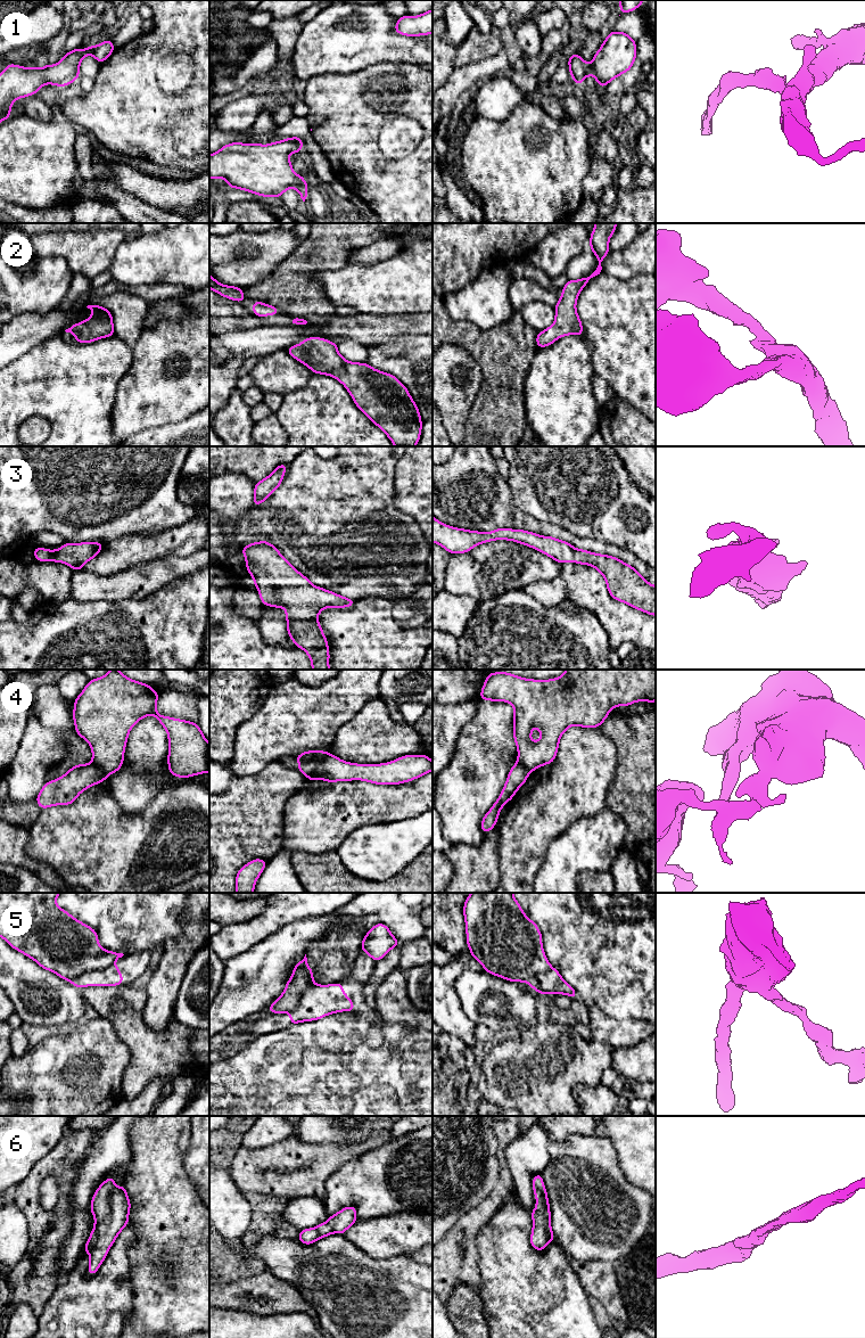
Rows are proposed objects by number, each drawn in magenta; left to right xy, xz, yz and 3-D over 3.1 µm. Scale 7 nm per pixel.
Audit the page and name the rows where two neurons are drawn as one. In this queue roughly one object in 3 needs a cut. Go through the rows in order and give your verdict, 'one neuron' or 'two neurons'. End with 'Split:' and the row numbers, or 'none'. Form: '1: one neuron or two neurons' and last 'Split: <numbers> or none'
1: one neuron
2: one neuron
3: one neuron
4: two neurons
5: two neurons
6: one neuron
Split: 4, 5

